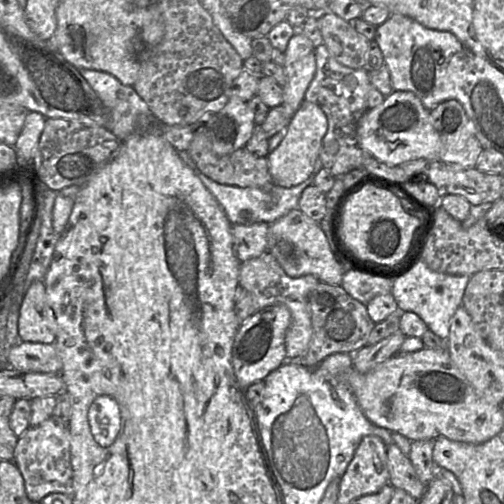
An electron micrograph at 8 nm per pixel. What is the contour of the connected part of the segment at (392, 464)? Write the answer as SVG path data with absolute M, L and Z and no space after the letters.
M387 445L389 484L409 493L416 500L424 495L427 485L422 483L409 460L397 445Z

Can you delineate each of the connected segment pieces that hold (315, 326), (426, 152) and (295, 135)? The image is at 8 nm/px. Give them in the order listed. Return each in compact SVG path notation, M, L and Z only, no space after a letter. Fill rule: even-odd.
M319 282L308 296L312 324L312 338L304 355L289 361L304 367L318 366L325 358L336 353L356 353L368 345L375 326L366 305L352 298L340 285Z
M393 90L380 105L360 117L357 123L358 143L369 156L390 165L420 158L440 160L440 138L430 123L429 111L414 93Z
M303 101L291 117L280 144L267 156L268 167L274 185L285 188L304 182L312 173L319 157L322 139L327 132L328 122L322 109L309 101Z

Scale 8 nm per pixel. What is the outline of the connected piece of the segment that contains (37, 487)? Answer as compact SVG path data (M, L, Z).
M51 417L36 427L30 427L17 441L13 462L23 476L26 494L33 503L40 502L50 493L73 496L70 424L64 426Z

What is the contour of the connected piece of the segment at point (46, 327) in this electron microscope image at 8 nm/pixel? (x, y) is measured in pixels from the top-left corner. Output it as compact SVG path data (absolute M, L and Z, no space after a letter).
M43 281L33 282L25 293L18 321L19 339L23 342L52 344L57 323L46 299Z

